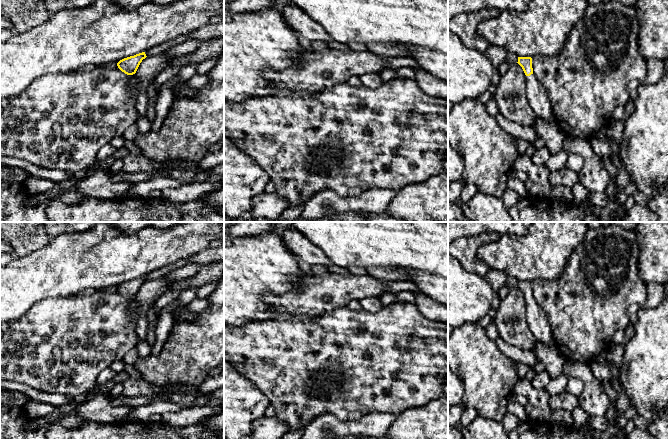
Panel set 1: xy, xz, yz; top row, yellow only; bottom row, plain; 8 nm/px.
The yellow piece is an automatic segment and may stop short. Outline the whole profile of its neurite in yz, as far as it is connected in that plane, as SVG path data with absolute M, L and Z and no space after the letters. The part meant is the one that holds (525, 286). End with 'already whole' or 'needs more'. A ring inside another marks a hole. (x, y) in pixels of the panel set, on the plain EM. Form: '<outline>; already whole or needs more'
M518 281L517 287L522 291L526 299L526 319L531 332L538 339L539 342L550 347L555 346L551 327L548 323L546 315L533 298L532 282Z; needs more

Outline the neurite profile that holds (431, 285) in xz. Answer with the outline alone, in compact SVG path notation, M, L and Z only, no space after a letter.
M407 269L410 281L419 287L422 293L448 308L448 279L435 274Z

